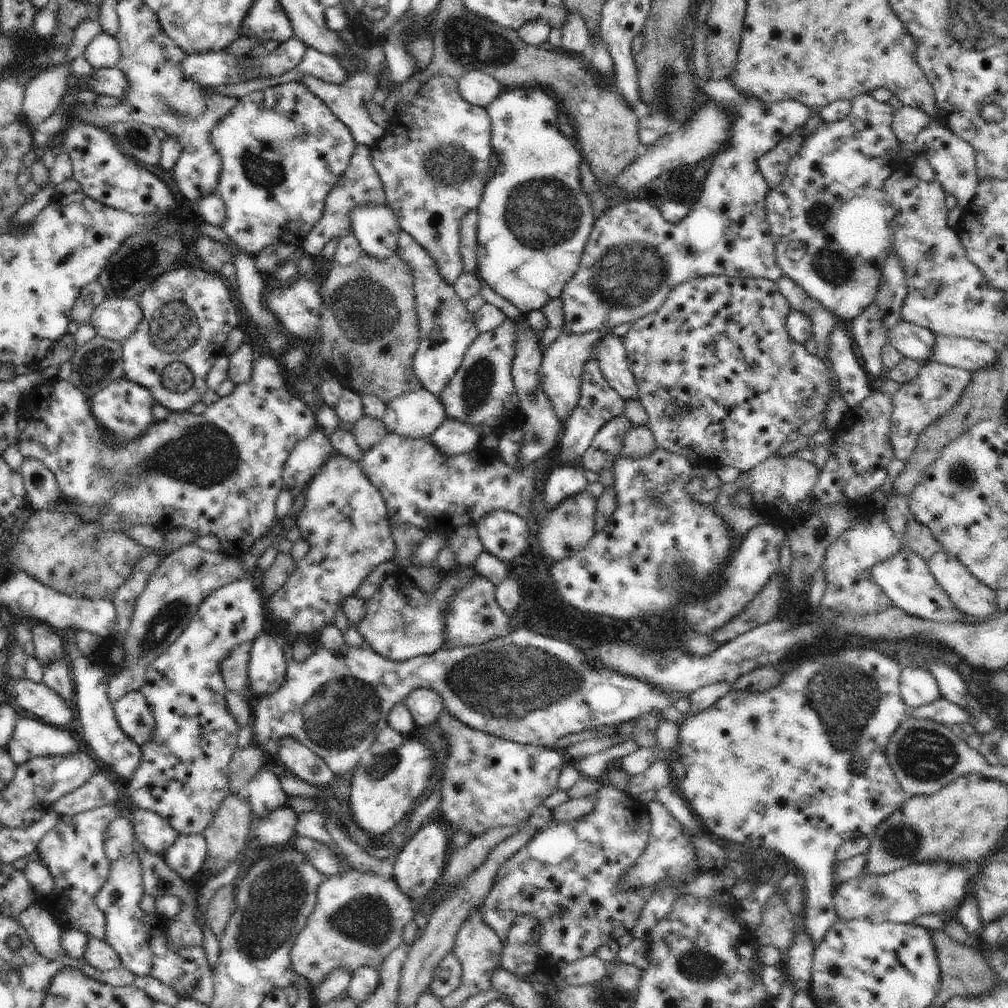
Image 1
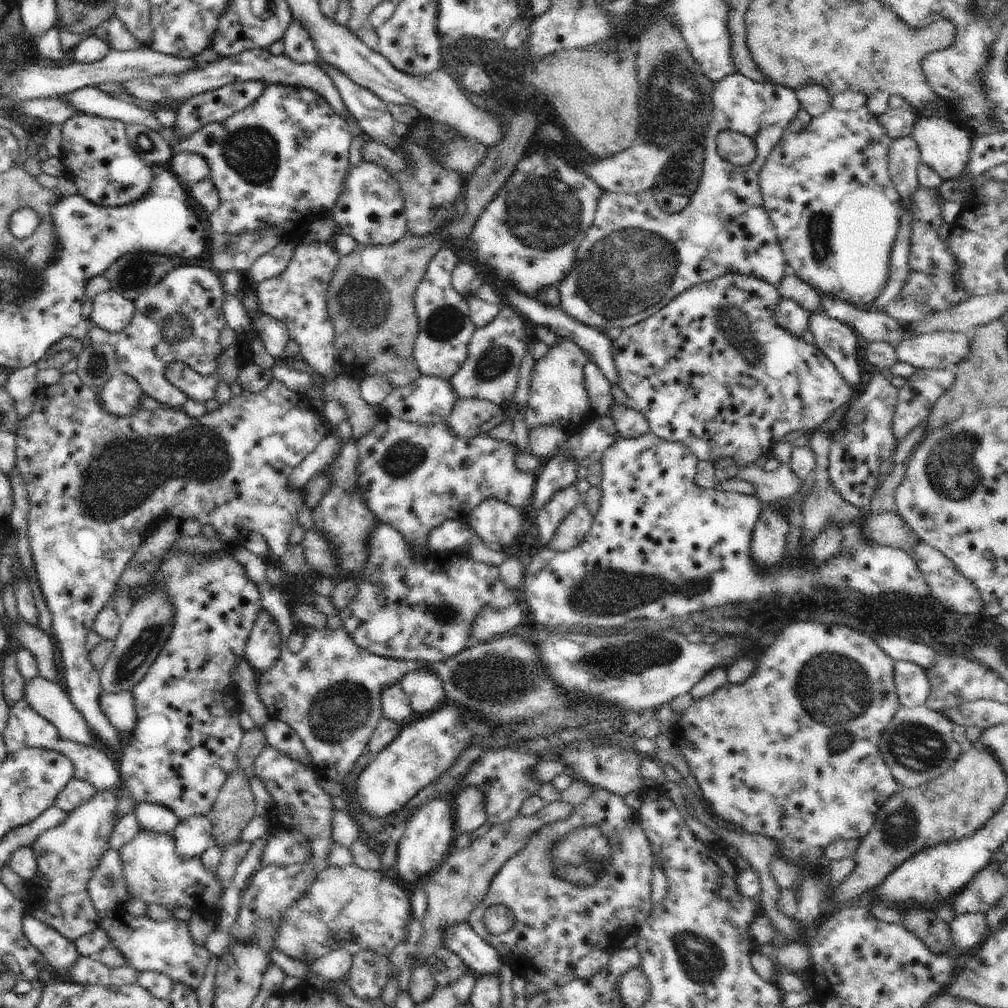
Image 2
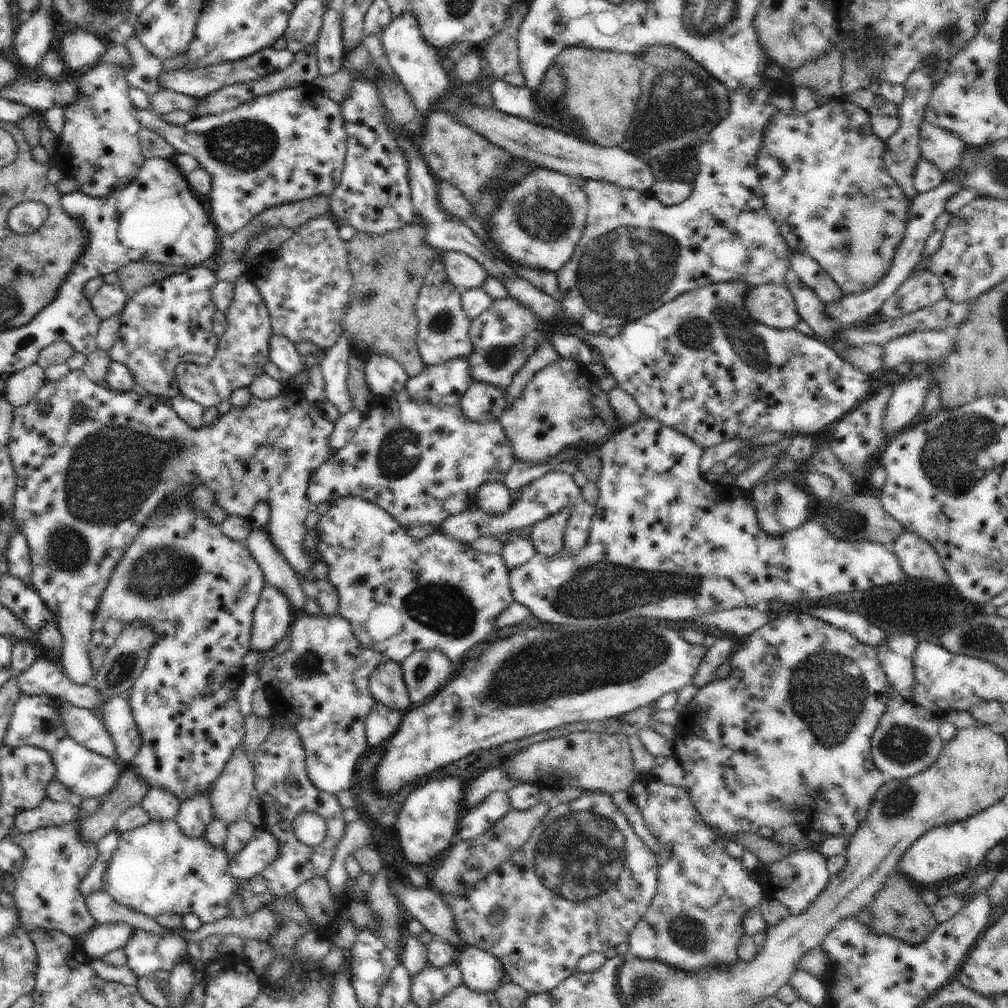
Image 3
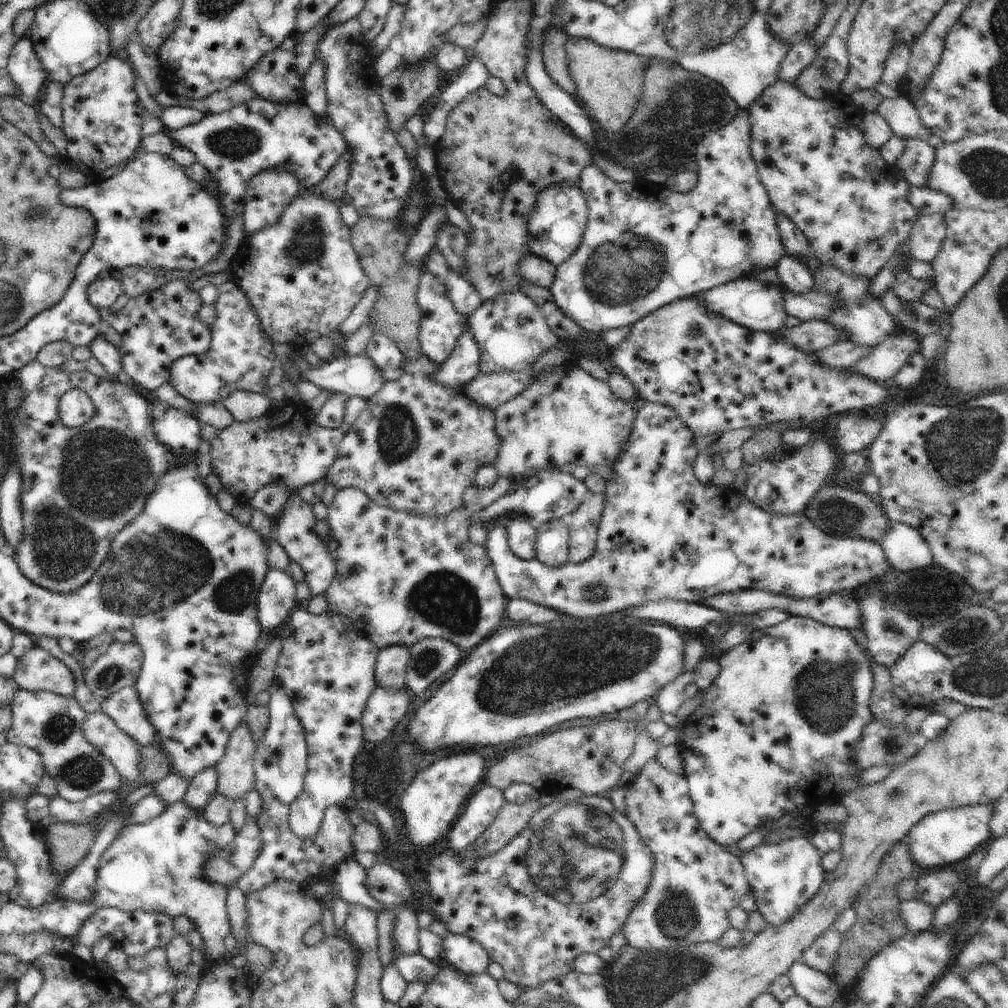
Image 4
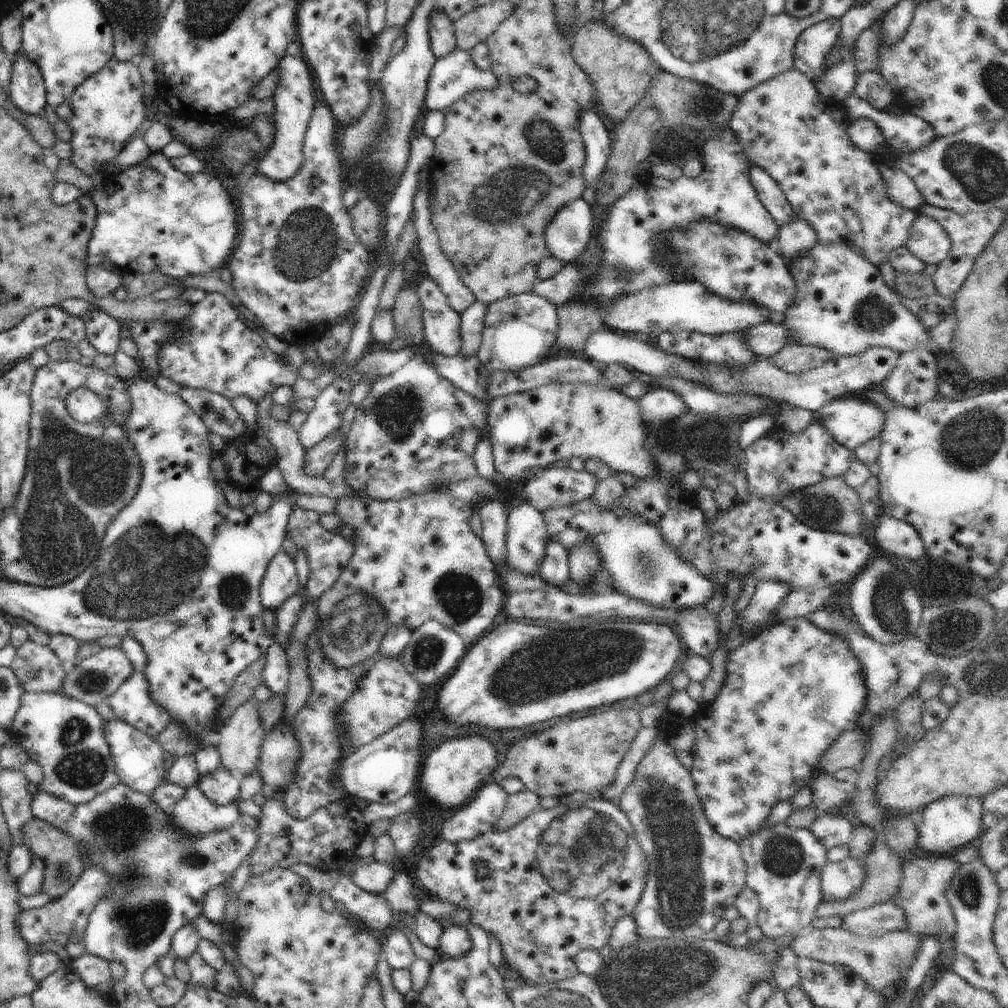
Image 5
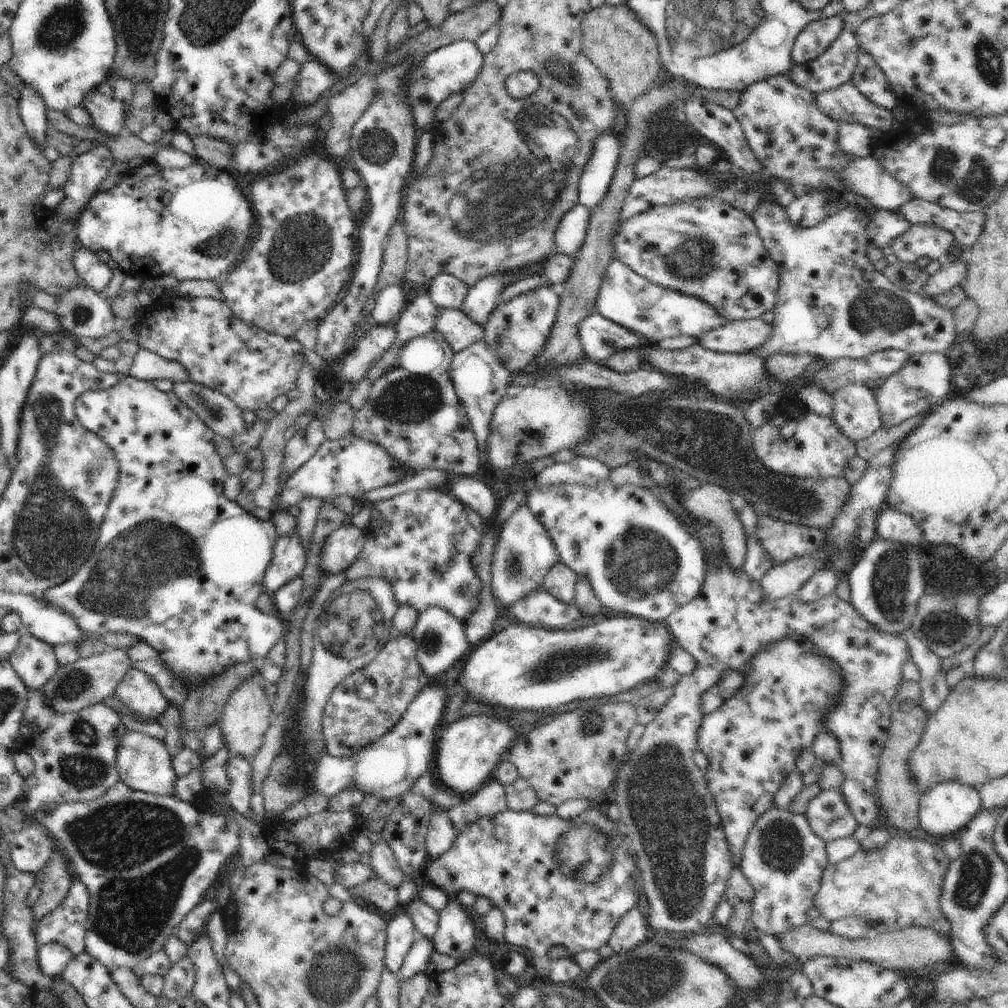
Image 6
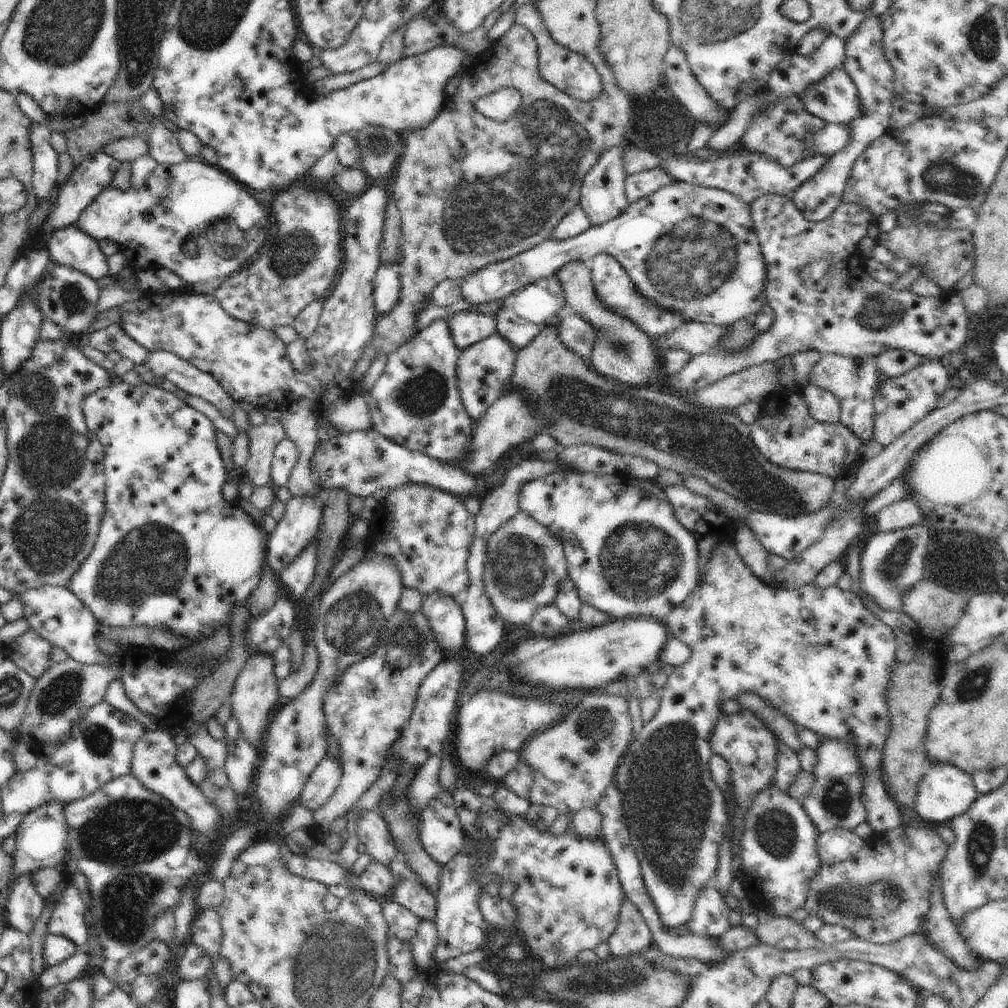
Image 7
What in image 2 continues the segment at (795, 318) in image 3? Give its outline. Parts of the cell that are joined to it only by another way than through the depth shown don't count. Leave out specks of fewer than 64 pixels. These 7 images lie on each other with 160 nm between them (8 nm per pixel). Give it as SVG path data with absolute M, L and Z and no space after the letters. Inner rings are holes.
M780 296L774 310L774 322L793 336L801 337L810 327L810 313L794 300Z

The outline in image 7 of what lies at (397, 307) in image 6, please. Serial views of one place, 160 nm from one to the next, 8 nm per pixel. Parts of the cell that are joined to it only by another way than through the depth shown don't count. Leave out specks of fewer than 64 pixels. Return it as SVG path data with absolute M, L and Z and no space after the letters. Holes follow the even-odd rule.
M381 262L374 279L373 297L378 317L388 315L398 304L401 282L396 267Z

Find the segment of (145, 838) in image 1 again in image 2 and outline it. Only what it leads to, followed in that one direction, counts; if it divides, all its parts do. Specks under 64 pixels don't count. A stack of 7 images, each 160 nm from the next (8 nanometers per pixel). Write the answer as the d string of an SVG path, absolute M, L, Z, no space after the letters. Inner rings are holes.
M142 802L135 806L134 812L141 830L152 830L154 834L161 834L162 832L171 834L178 826L178 816L162 804Z

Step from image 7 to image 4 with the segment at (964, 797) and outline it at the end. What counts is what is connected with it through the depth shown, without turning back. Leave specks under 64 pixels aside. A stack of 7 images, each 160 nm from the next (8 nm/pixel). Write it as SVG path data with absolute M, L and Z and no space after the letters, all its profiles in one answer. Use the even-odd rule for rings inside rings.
M989 804L946 809L926 815L906 836L912 862L920 868L935 870L952 868L953 864L969 859L992 840L990 821L994 813L995 806Z

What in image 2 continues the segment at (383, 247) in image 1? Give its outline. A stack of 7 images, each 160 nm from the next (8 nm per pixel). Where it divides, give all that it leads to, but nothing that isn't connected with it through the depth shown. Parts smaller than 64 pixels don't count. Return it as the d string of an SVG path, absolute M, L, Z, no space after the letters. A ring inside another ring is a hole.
M372 160L359 162L357 168L351 170L346 178L346 184L343 185L340 197L337 200L330 214L336 224L336 229L340 232L349 234L357 240L358 243L366 246L381 246L395 244L408 231L408 220L404 209L404 198L401 196L400 184L390 172Z

